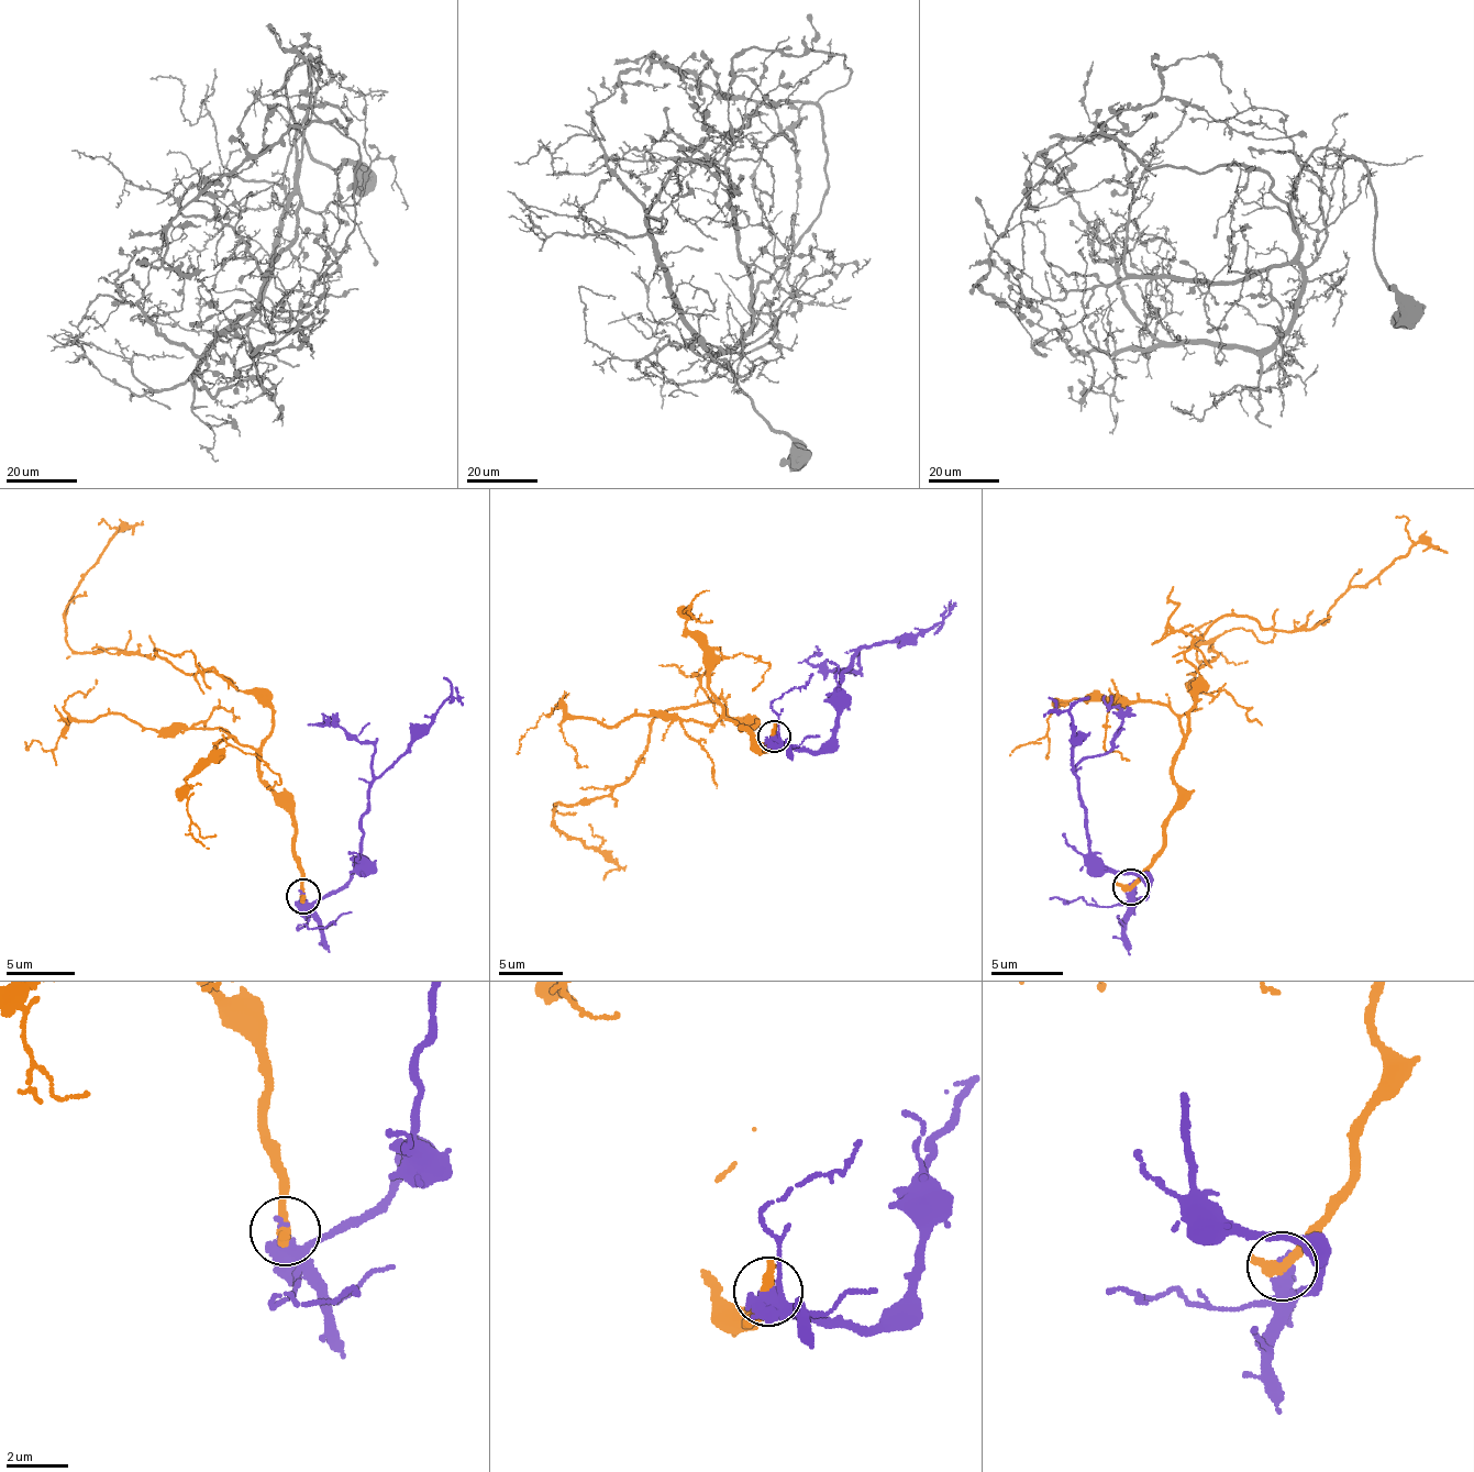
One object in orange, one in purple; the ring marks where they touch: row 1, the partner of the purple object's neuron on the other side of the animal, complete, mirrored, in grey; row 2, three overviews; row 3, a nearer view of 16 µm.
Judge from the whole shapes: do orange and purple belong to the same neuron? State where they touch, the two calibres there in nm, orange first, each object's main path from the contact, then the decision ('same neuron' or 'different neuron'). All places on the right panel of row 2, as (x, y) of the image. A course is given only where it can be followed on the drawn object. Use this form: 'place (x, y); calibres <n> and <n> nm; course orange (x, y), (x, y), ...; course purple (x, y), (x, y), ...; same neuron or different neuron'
place (1130, 886); calibres 440 and 400 nm; course orange (1131, 887), (1176, 805), (1199, 678), (1183, 655), (1203, 634), (1220, 617), (1315, 626), (1419, 543), (1448, 554); course purple (1131, 887), (1136, 900), (1148, 886), (1136, 873), (1106, 869), (1088, 850), (1071, 711), (1090, 695); same neuron

